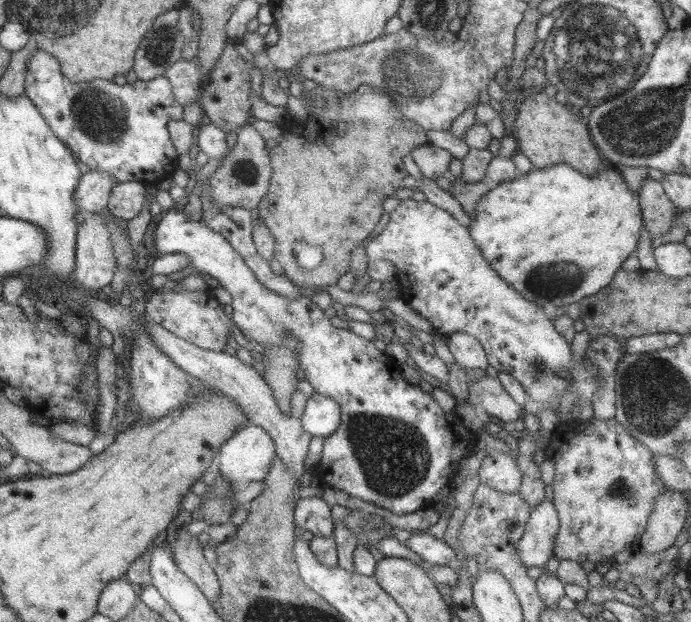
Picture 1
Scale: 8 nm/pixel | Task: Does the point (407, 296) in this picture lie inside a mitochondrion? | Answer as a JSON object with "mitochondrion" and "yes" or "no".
{"mitochondrion":"no"}

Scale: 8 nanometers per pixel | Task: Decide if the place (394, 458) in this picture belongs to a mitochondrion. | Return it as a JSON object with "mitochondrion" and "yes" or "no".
{"mitochondrion":"yes"}

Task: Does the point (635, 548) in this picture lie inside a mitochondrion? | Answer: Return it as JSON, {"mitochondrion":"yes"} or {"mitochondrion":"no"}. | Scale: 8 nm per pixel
{"mitochondrion":"no"}

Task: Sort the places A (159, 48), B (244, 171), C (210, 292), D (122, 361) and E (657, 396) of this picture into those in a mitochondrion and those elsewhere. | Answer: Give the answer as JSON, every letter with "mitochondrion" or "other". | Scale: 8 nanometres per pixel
{"A":"mitochondrion","B":"mitochondrion","C":"other","D":"other","E":"mitochondrion"}

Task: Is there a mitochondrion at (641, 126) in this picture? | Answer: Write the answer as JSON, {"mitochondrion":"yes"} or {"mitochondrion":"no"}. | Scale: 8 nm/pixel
{"mitochondrion":"yes"}

